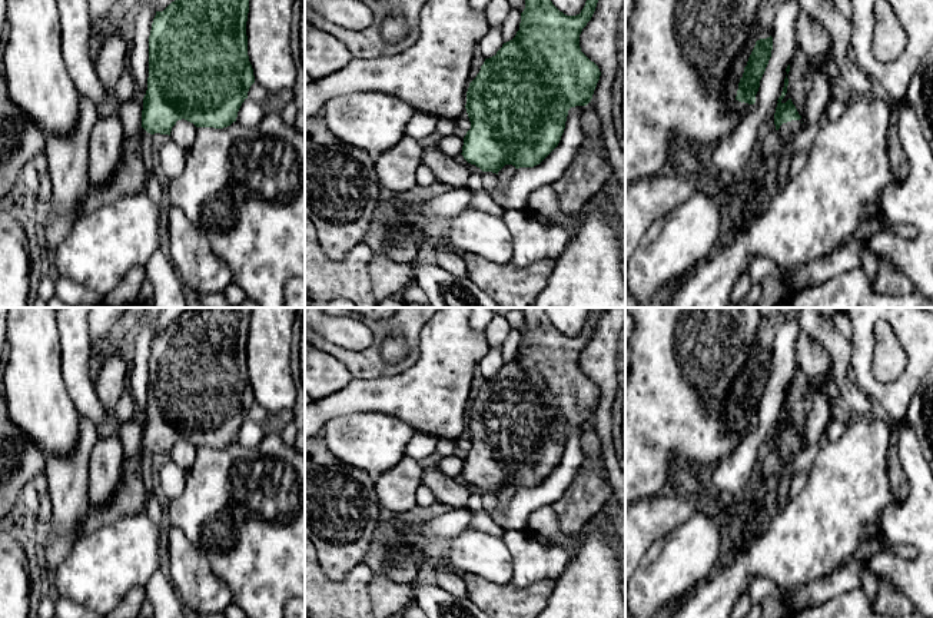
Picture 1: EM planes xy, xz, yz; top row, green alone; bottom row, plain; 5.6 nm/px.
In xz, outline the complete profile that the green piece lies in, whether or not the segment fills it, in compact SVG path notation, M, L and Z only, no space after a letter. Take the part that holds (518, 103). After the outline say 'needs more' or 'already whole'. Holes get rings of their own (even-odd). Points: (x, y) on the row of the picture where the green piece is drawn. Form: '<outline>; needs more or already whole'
M525 0L515 37L485 59L469 83L465 109L471 129L461 153L468 163L498 175L505 165L534 167L558 146L568 110L591 102L601 76L580 47L580 34L597 3L587 0L580 14L567 16L551 0Z; already whole

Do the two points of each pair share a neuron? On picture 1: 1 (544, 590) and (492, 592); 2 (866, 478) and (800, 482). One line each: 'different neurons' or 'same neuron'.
1: same neuron
2: different neurons

